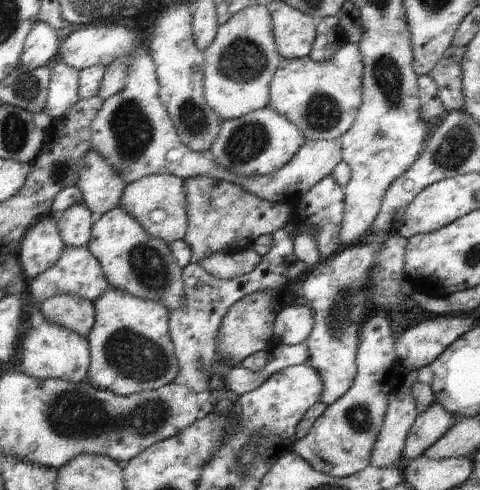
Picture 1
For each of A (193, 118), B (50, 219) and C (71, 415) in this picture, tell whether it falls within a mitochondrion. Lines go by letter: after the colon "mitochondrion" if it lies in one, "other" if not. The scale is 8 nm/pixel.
A: mitochondrion
B: other
C: mitochondrion

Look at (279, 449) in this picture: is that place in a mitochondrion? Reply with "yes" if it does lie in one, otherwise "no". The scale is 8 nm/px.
no

